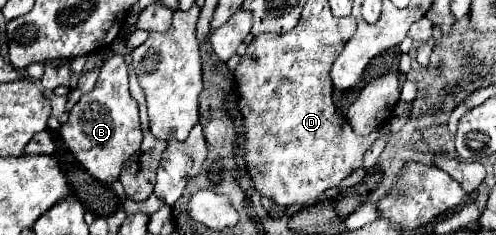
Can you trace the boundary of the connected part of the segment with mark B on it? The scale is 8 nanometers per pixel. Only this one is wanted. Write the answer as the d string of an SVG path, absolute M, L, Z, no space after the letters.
M121 54L105 60L99 70L95 88L83 94L79 102L71 108L69 120L59 128L59 134L67 148L73 152L73 156L95 180L109 184L119 178L123 164L139 150L143 138L139 128L137 102L129 94L127 62Z

